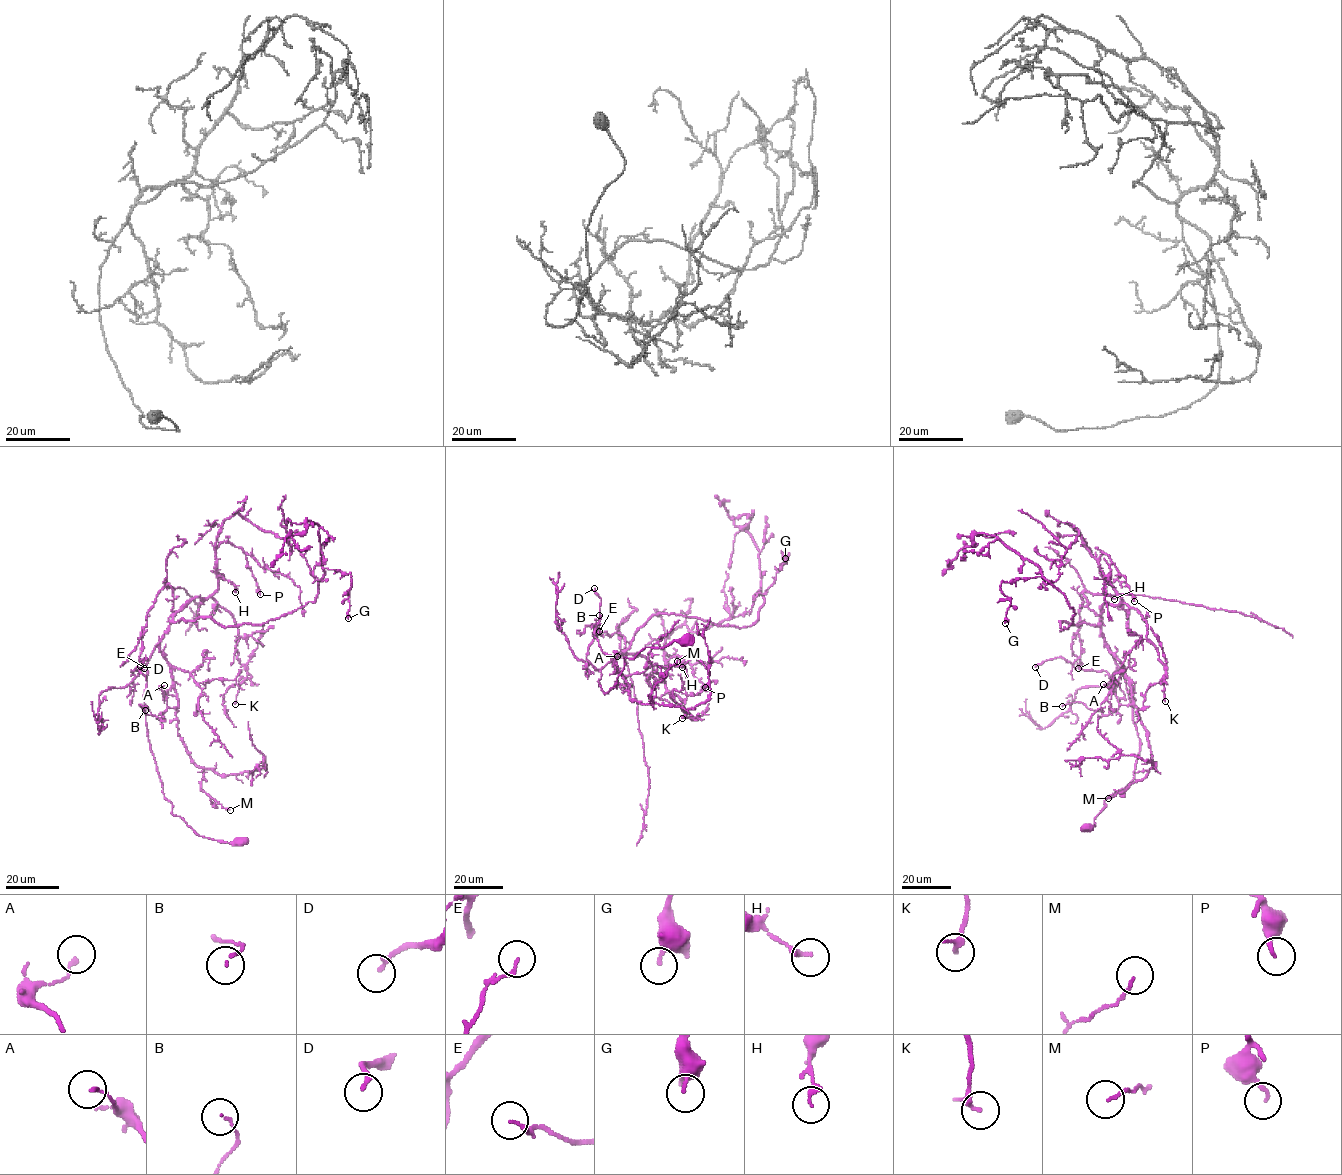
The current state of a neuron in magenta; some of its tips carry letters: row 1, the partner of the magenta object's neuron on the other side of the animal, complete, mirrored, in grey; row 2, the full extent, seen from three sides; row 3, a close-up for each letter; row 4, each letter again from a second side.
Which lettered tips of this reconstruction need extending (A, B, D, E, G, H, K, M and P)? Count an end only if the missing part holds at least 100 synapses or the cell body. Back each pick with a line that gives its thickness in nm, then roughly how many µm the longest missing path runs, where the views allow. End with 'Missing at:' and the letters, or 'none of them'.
Missing at: none of them

